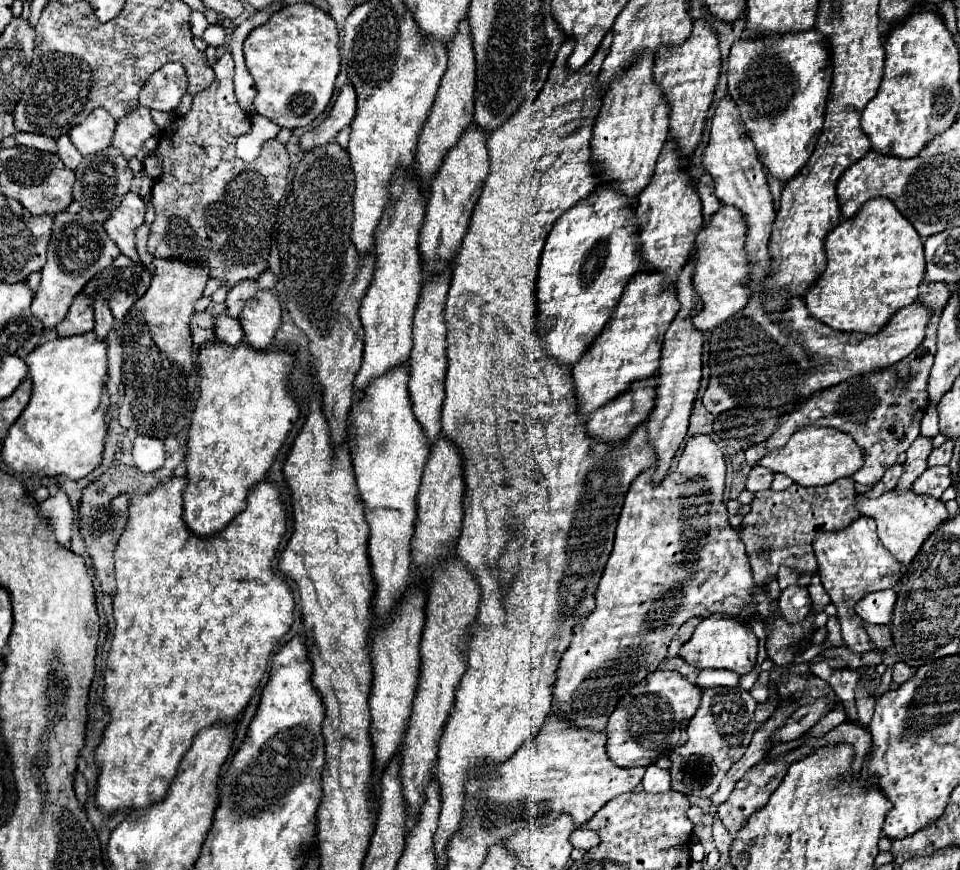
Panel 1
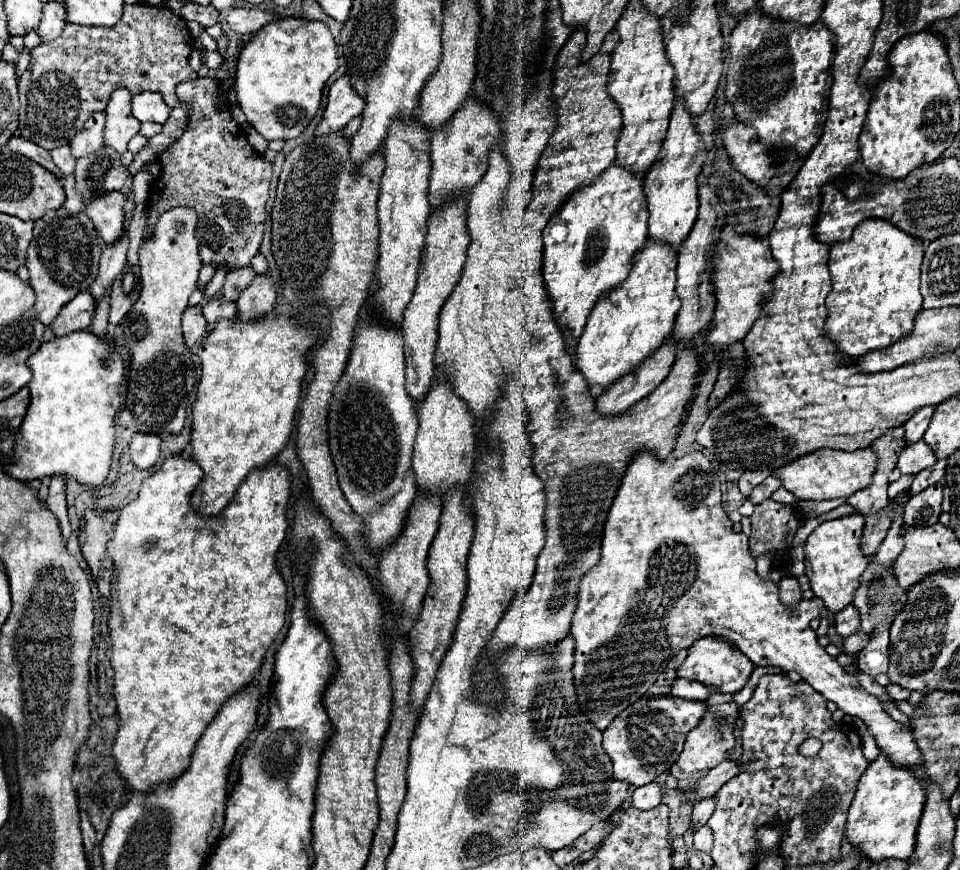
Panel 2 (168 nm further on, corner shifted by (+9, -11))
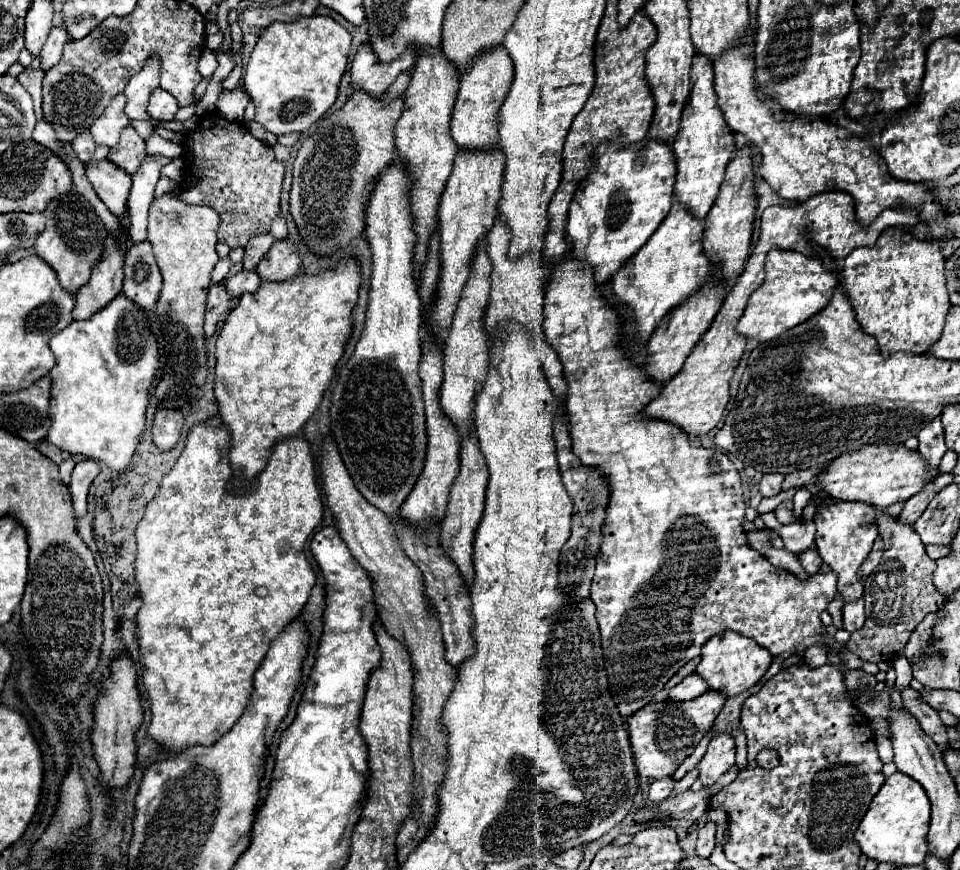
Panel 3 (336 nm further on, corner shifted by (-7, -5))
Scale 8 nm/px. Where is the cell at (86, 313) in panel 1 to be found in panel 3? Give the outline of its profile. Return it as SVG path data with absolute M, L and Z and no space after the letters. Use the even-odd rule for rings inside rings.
M128 213L120 219L122 235L114 237L108 235L104 241L104 251L100 261L92 267L92 275L84 287L76 293L76 307L72 311L74 319L90 319L96 311L100 311L104 305L110 303L112 297L116 297L122 291L122 279L124 279L124 251L120 249L118 241L128 241L128 227L130 217Z

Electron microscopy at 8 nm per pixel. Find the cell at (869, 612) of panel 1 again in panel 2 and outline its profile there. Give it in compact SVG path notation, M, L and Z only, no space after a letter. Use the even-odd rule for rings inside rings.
M848 605L840 613L836 613L834 621L836 621L836 631L842 637L848 637L848 635L854 635L854 633L860 631L860 621L862 619L860 619L860 611L854 605Z

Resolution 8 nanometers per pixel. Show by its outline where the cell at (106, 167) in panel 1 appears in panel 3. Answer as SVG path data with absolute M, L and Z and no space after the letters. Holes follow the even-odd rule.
M130 125L122 131L120 143L116 147L112 147L110 153L108 153L108 159L112 163L120 165L130 175L132 175L132 171L136 171L136 167L140 167L144 157L146 157L144 139Z

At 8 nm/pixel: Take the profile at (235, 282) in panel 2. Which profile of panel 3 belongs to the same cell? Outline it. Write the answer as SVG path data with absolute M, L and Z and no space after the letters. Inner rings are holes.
M260 233L260 235L254 235L248 245L246 245L246 255L244 255L244 269L252 271L256 269L258 261L268 253L268 247L274 243L274 237L270 233Z

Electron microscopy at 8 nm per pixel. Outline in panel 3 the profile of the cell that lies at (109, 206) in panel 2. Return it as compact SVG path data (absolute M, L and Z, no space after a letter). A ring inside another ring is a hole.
M102 159L98 163L86 163L86 175L104 205L116 217L122 217L126 213L126 199L132 183L130 175L108 159Z

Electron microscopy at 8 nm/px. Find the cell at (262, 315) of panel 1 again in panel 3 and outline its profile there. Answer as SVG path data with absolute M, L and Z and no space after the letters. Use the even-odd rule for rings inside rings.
M280 239L272 243L268 255L264 255L256 271L262 277L262 281L284 281L294 277L300 271L300 265L302 259L296 243L288 239Z

